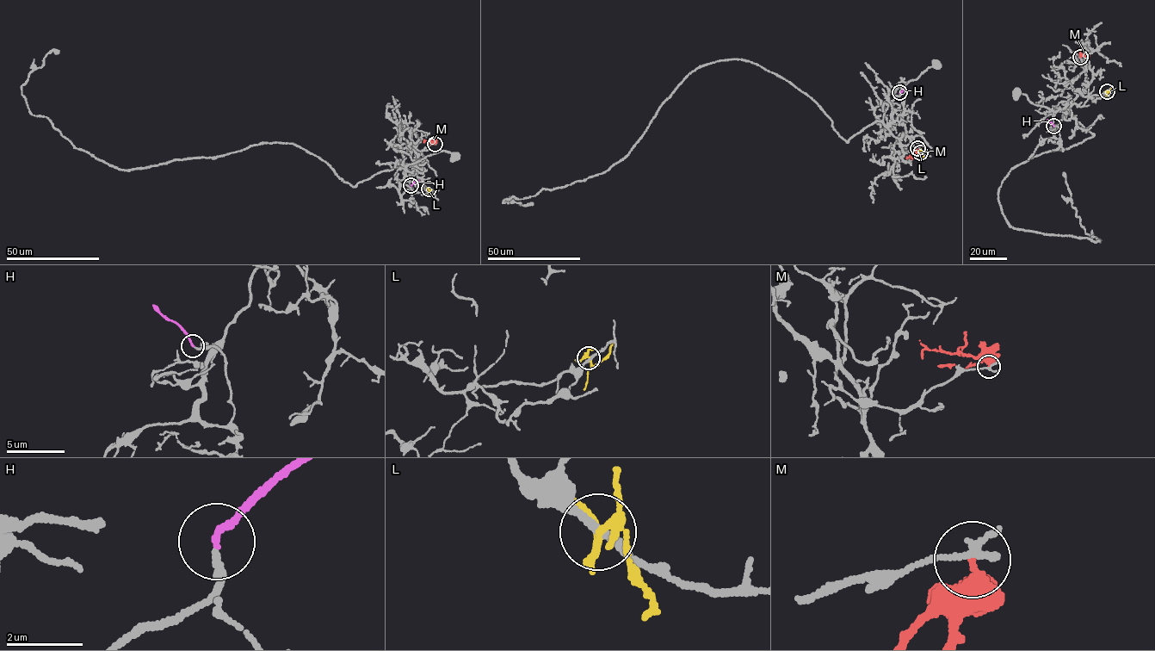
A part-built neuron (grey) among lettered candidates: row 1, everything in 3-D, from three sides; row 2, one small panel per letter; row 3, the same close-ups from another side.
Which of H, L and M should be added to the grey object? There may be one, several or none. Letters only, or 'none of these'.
H

